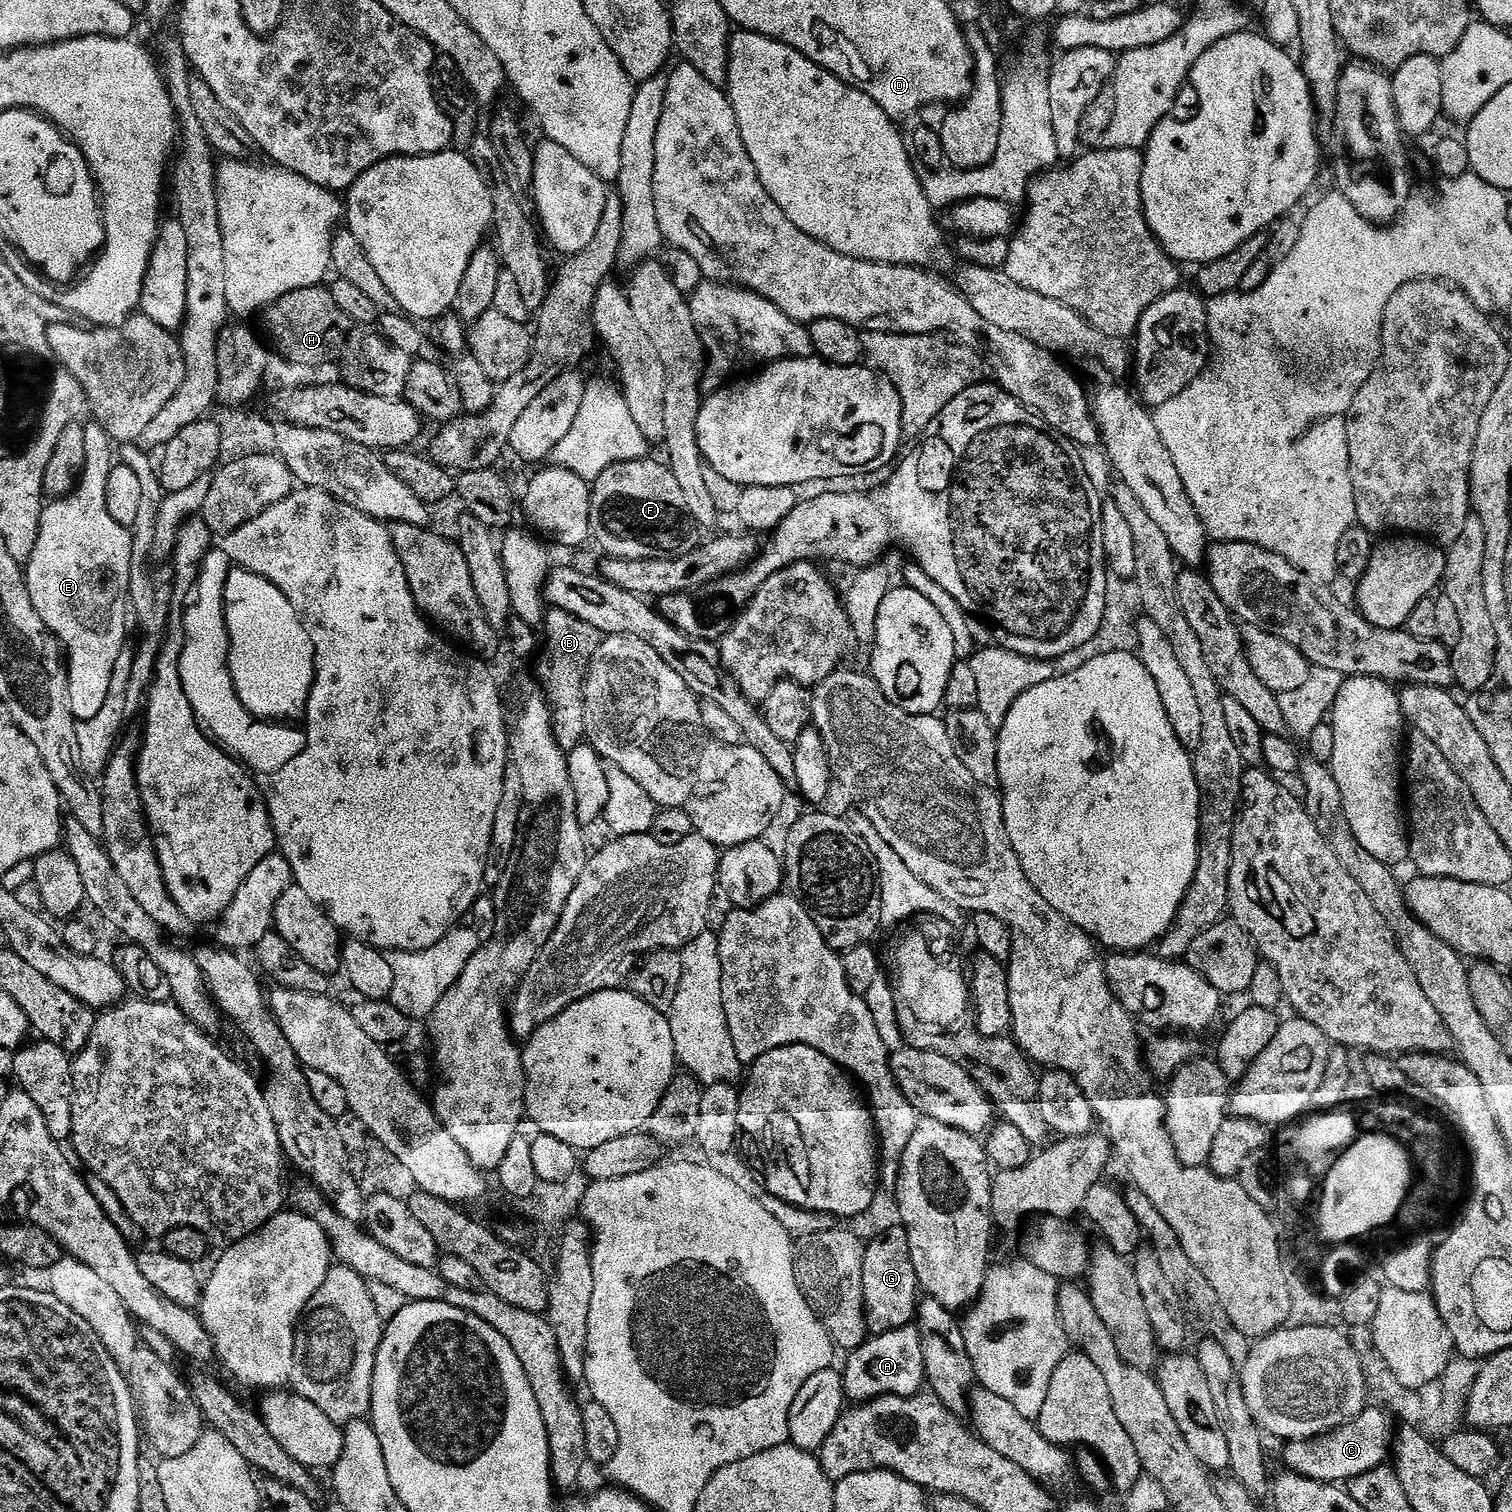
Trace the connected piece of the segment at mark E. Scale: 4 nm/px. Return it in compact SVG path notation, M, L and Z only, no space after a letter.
M88 422L84 424L84 428L84 470L68 496L55 499L45 507L40 519L38 542L26 565L30 602L34 602L34 610L38 610L42 622L60 641L66 653L70 710L77 721L95 718L106 702L106 694L110 694L114 662L118 662L118 654L122 654L126 647L127 640L124 639L128 636L128 620L124 615L129 615L130 612L128 587L132 569L131 531L118 526L118 522L114 522L114 518L110 518L106 510L106 478L114 467L114 441L101 424Z

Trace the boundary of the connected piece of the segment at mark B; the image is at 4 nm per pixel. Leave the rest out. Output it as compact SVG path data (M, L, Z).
M554 607L547 609L542 631L544 631L544 636L542 632L540 661L536 664L534 676L540 685L540 691L548 699L548 706L552 711L554 738L563 752L570 753L586 740L584 679L590 662L598 650L602 635L589 623L576 618L574 614Z

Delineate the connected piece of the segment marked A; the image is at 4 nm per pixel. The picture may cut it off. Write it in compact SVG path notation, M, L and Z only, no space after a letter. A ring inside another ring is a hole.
M915 1323L902 1326L898 1330L884 1332L880 1336L872 1336L864 1345L847 1353L842 1375L844 1377L844 1395L856 1404L866 1404L869 1400L877 1400L879 1396L918 1396L925 1387L924 1363L922 1362L922 1340L918 1338Z

